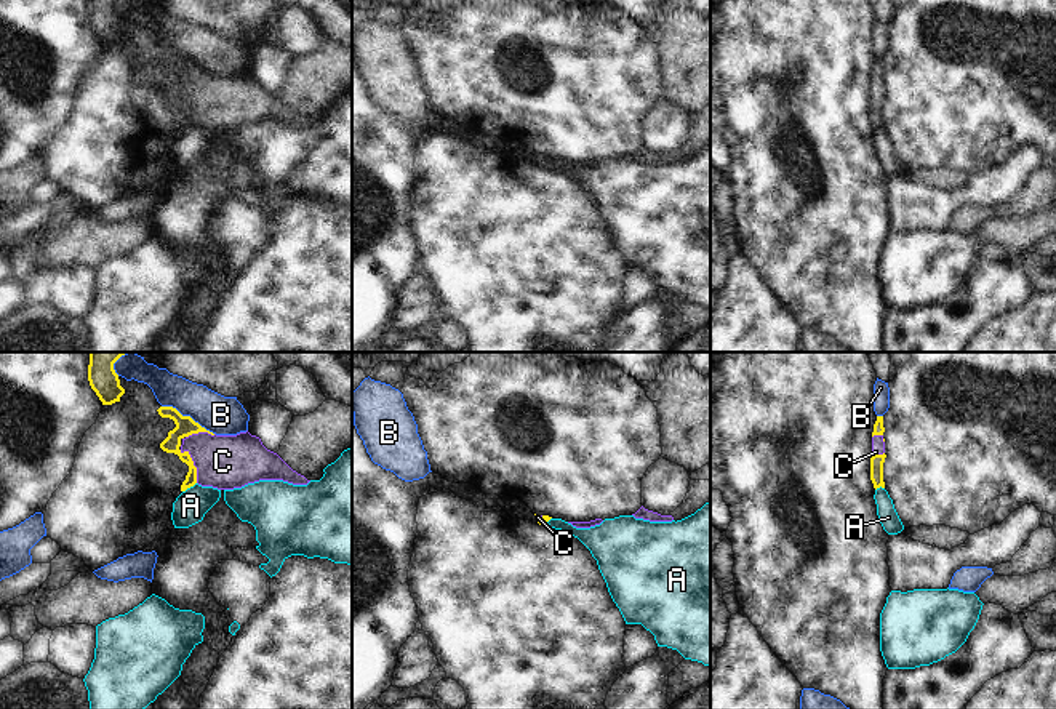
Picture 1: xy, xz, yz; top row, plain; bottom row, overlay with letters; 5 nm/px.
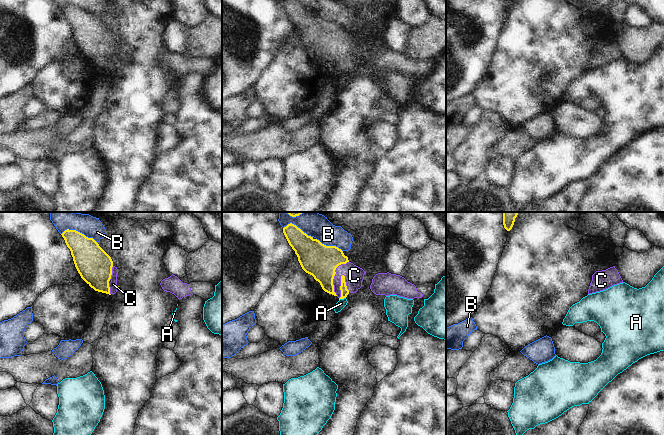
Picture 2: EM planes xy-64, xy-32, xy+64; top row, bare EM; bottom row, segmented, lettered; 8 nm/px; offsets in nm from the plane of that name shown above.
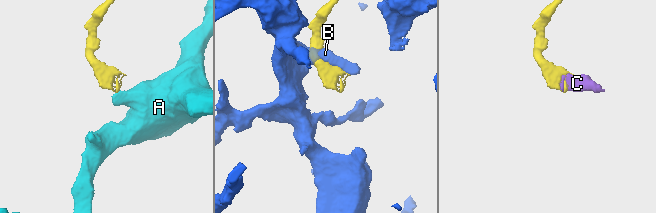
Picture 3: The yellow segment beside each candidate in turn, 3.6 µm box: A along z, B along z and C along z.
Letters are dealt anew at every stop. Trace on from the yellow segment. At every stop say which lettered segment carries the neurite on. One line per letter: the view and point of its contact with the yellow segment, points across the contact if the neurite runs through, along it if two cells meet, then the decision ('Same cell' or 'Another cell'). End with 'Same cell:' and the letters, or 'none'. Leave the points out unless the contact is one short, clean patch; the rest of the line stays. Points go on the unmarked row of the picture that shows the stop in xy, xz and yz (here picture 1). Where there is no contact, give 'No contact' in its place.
A: Touches yellow at xy (189, 128). Boundary: xy (196, 124), (183, 133). Another cell
B: Touches yellow at xy (188, 58). Another cell
C: Touches yellow at xy (192, 106). Path across: xy (186, 68), (176, 88), (192, 106), (223, 103). Same cell
Same cell: C

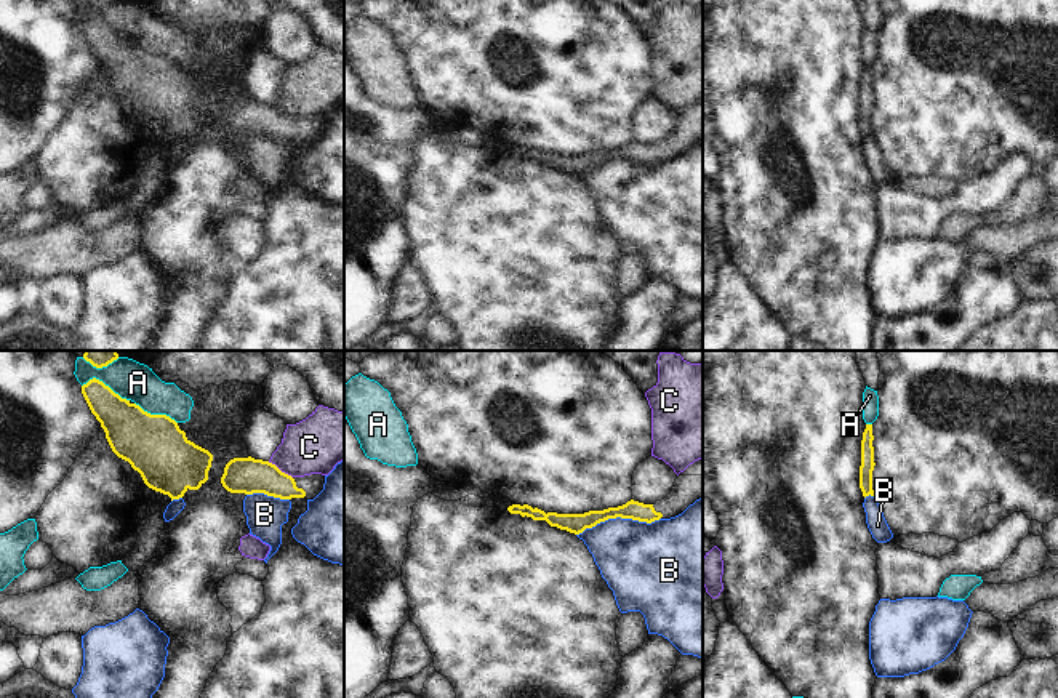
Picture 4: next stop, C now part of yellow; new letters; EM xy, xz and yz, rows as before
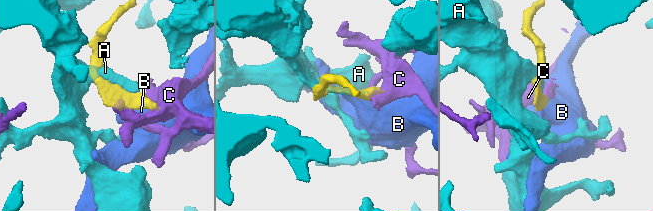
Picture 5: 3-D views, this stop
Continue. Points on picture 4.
A: Touches yellow at xy (104, 26). Another cell
B: Touches yellow at xz (618, 157). Another cell
C: Touches yellow at xy (279, 111). Boundary: xy (268, 103), (292, 119). Another cell
Same cell: none

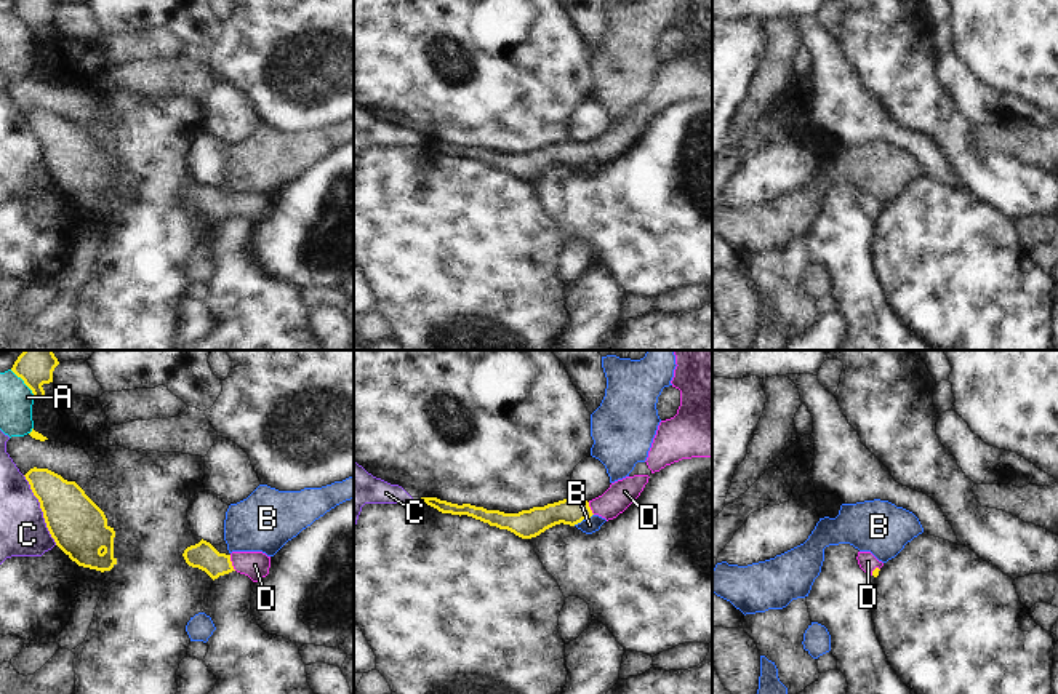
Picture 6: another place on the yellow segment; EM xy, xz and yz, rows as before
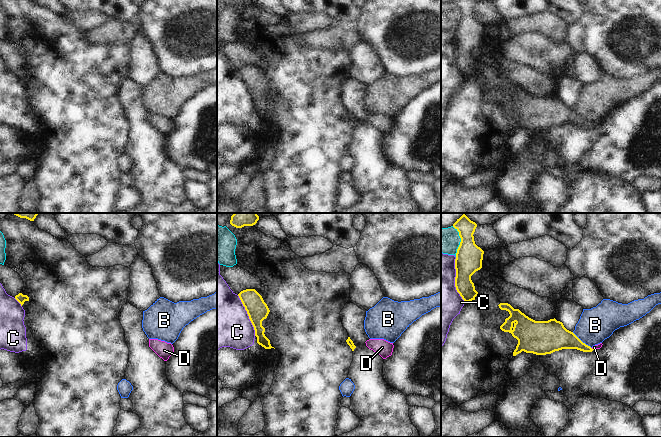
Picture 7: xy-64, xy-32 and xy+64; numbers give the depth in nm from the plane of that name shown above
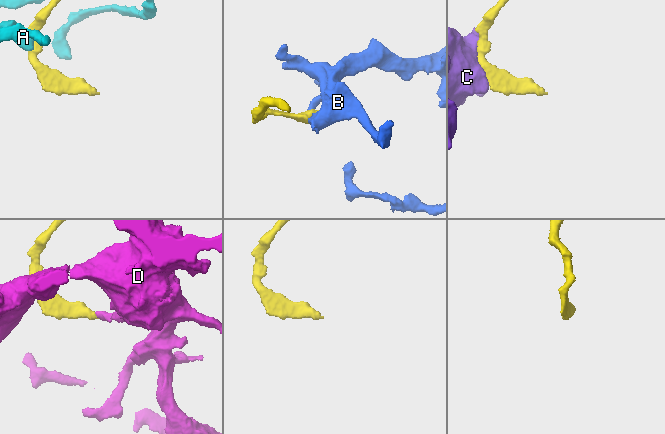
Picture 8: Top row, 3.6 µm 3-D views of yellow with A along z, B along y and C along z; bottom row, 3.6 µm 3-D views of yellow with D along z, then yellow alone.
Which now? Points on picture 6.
A: Touches yellow at xy (24, 24). Boundary: xy (10, 11), (23, 23), (34, 40). Another cell
B: Touches yellow at xz (583, 160). Boundary: xz (593, 155), (573, 167). Another cell
C: Touches yellow at xy (42, 152). Another cell
D: Touches yellow at xy (231, 205). Path across: xy (202, 197), (213, 205), (231, 205), (255, 207). Same cell
Same cell: D

